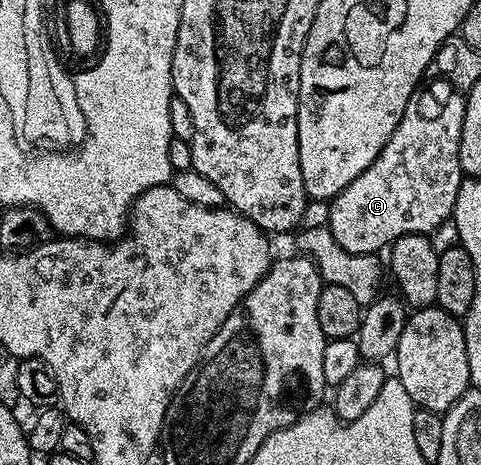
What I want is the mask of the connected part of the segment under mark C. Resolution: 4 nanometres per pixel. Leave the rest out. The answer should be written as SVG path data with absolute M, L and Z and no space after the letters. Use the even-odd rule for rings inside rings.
M447 91L447 94L439 101L439 113L404 113L401 123L389 135L385 147L341 191L336 197L331 198L325 225L330 229L337 243L345 251L353 253L378 254L386 250L401 235L410 233L432 234L442 221L452 220L457 203L457 191L463 186L465 174L461 167L459 148L461 147L461 127L465 119L465 97L459 91Z

